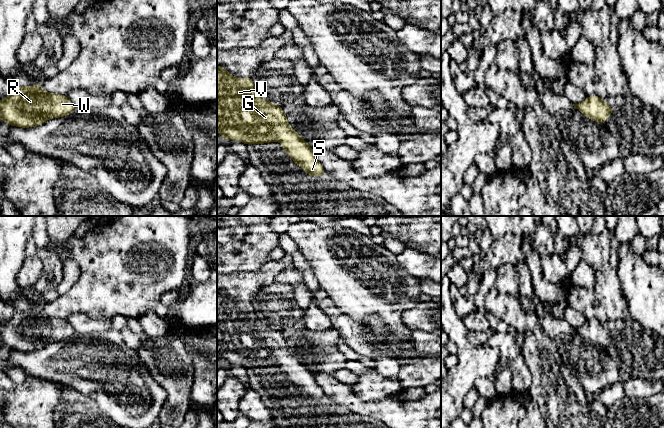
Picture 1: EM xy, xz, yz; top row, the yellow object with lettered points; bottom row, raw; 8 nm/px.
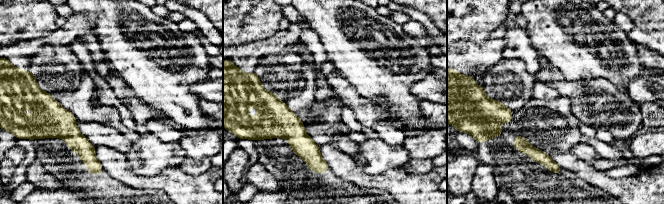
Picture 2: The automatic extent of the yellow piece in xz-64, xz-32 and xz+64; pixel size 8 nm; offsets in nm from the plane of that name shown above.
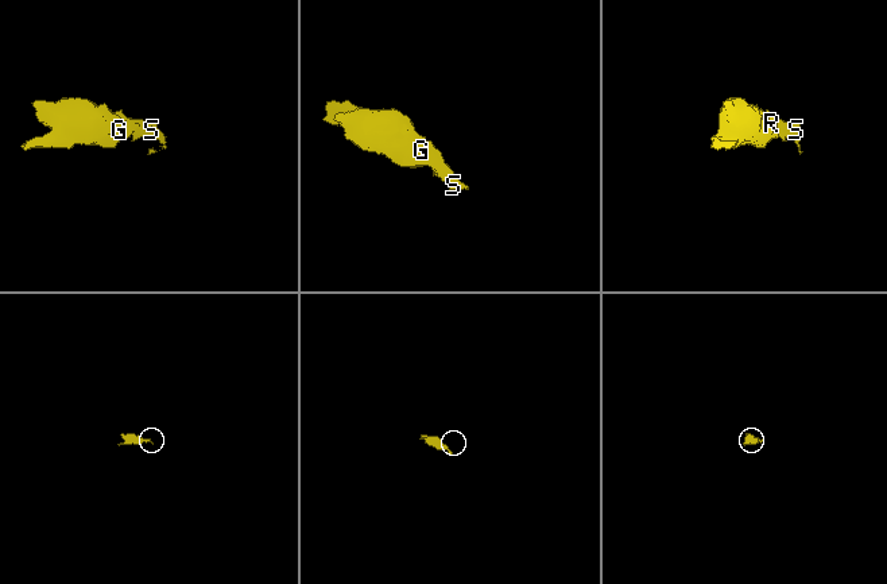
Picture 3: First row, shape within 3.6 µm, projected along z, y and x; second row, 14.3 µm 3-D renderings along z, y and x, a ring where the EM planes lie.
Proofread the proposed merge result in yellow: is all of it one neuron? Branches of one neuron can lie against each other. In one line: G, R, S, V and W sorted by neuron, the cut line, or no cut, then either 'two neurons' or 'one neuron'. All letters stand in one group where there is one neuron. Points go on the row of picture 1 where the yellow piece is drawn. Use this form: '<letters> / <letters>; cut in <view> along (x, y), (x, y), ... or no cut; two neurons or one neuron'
G R S V W; no cut; one neuron

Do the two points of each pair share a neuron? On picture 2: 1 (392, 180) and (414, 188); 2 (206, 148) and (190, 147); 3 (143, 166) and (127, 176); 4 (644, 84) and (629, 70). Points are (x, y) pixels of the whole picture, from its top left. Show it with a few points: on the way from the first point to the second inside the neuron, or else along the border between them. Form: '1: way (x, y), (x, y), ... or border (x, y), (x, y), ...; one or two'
1: way (397, 182), (405, 188), (409, 188); one
2: way (202, 147), (194, 147); one
3: border (125, 154), (134, 172), (145, 176), (156, 175); two
4: border (645, 68), (640, 75), (630, 81), (625, 93); two

